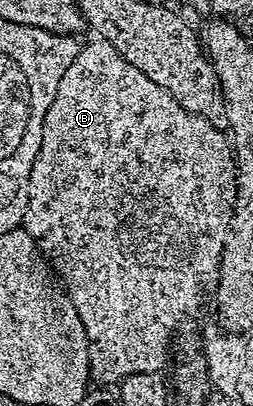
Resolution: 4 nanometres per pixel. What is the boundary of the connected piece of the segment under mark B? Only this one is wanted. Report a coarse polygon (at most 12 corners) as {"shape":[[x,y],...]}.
{"shape":[[110,42],[46,110],[22,227],[89,377],[159,373],[236,157]]}

